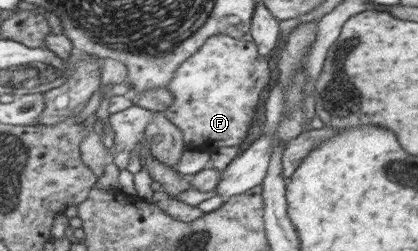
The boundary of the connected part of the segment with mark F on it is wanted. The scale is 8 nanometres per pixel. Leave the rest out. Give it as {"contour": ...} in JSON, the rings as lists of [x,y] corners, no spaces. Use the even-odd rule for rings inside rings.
{"contour":[[[223,33],[211,36],[197,52],[175,70],[175,73],[171,72],[166,90],[172,95],[172,104],[163,113],[182,130],[187,150],[215,153],[223,146],[240,145],[253,124],[253,114],[257,110],[261,92],[265,90],[267,84],[271,84],[272,69],[269,56],[260,56],[253,42],[225,36]]]}

